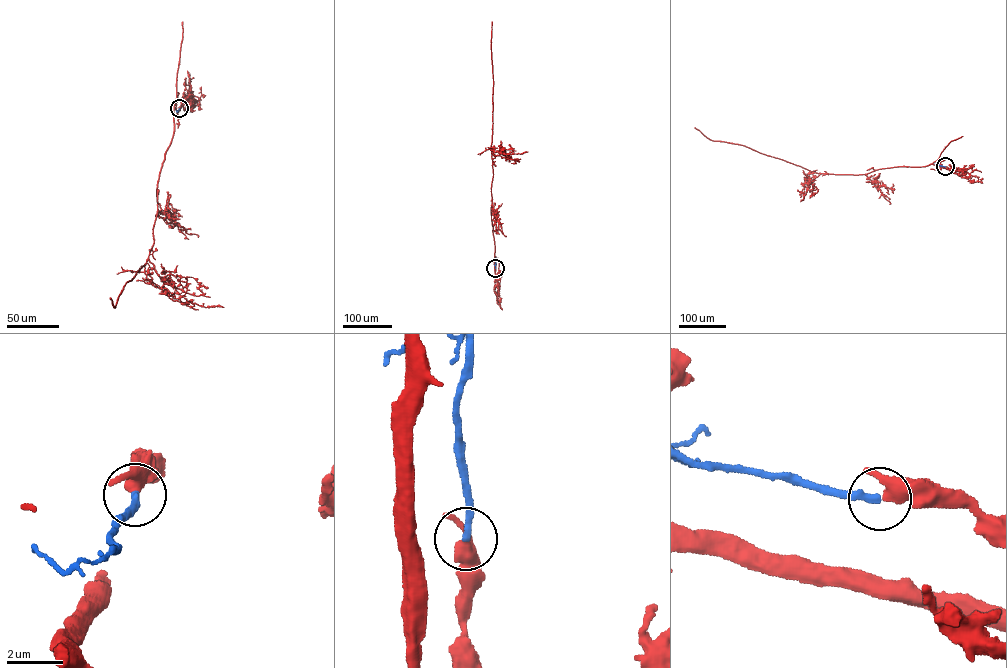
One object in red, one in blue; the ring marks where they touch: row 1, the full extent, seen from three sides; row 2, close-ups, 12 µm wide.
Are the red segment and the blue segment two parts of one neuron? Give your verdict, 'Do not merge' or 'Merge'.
Do not merge

